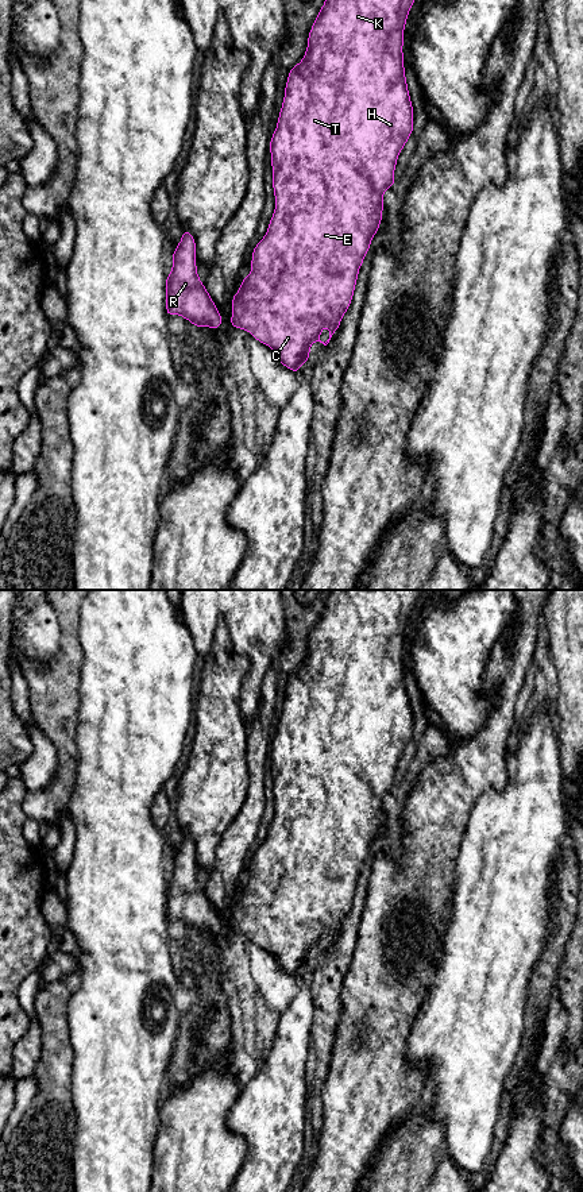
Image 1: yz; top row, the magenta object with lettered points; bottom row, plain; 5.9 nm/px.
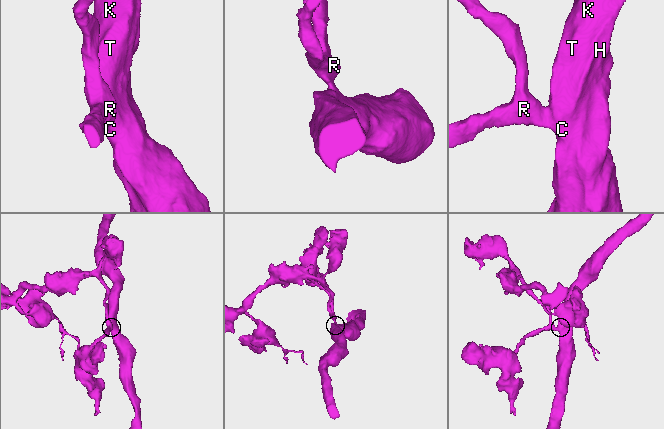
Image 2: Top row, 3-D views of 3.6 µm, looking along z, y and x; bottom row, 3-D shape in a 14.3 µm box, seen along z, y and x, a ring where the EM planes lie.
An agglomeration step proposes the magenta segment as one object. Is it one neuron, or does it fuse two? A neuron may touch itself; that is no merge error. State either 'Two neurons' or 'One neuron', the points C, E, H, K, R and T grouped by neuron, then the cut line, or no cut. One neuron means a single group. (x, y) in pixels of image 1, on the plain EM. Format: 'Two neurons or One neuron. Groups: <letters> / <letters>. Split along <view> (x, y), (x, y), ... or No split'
One neuron. Groups: C E H K R T. No split

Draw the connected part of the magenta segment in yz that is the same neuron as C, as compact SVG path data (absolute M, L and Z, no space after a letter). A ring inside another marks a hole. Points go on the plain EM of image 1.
M331 590L329 597L325 602L325 607L321 612L316 626L313 628L309 641L308 641L308 652L305 656L305 660L302 666L293 671L289 675L289 682L286 686L285 691L285 702L282 707L282 713L279 715L279 722L277 728L275 737L273 738L270 744L270 759L271 759L271 774L274 775L273 780L273 794L274 794L274 801L275 801L275 814L273 818L273 822L269 828L267 832L267 838L263 841L263 844L254 852L252 856L252 864L251 864L251 877L244 882L244 884L240 888L239 896L232 900L232 922L231 922L231 931L232 933L240 933L248 936L258 946L269 950L273 953L275 957L277 964L289 975L298 977L302 968L310 964L310 949L313 946L320 946L324 950L327 950L332 942L332 940L339 934L341 922L347 917L347 914L351 910L359 873L364 865L364 861L367 859L367 855L371 852L371 844L374 840L377 840L379 829L382 826L382 817L383 817L383 798L386 794L394 791L394 775L397 771L397 763L404 753L405 748L410 742L413 737L413 710L410 707L410 699L408 695L408 688L406 688L406 682L405 682L405 672L404 672L404 657L402 657L402 651L404 651L404 634L406 629L406 624L409 621L410 612L413 610L417 598L422 590ZM324 931L328 931L329 934L329 944L324 948L320 945L320 937Z

